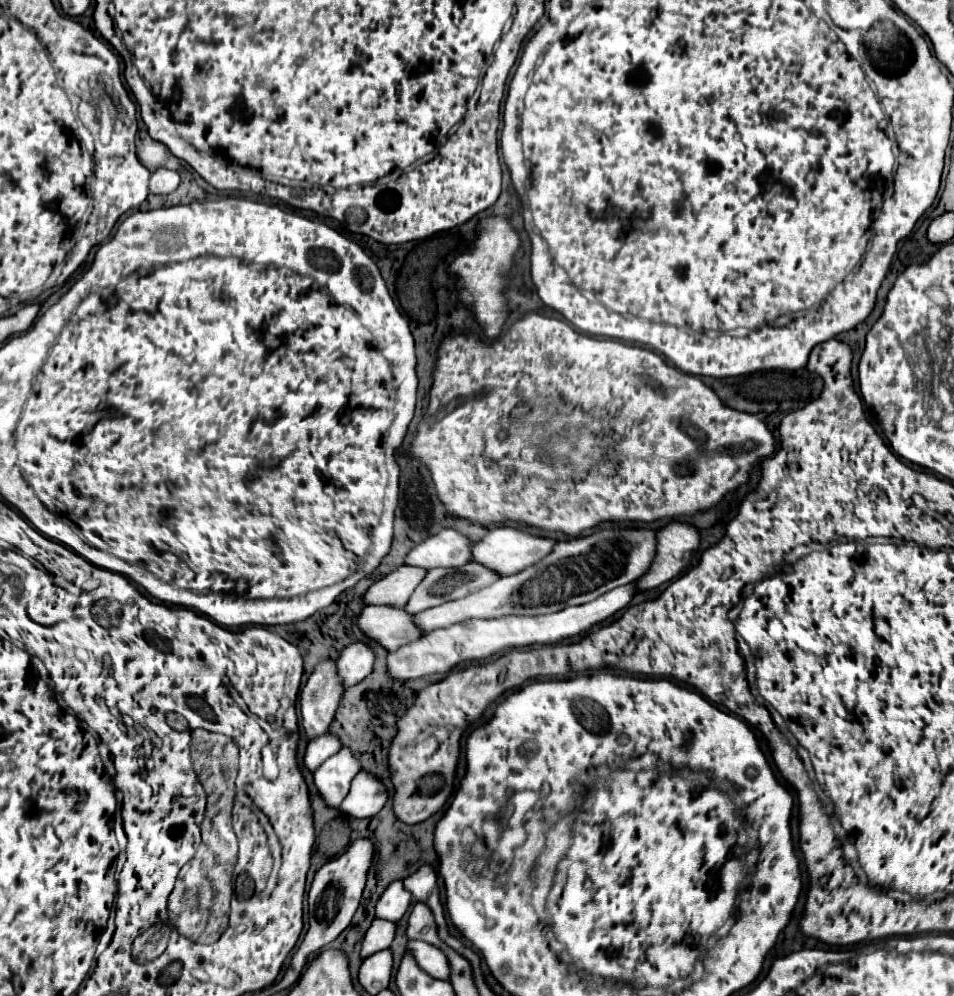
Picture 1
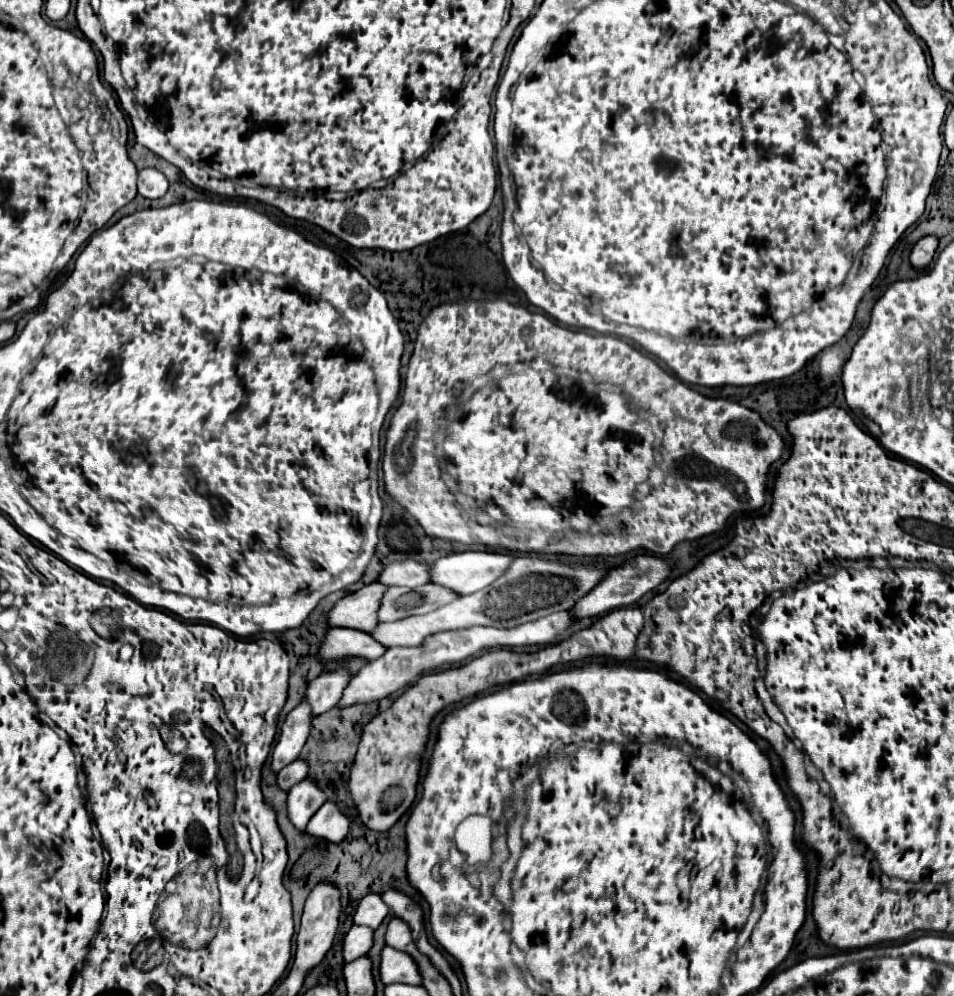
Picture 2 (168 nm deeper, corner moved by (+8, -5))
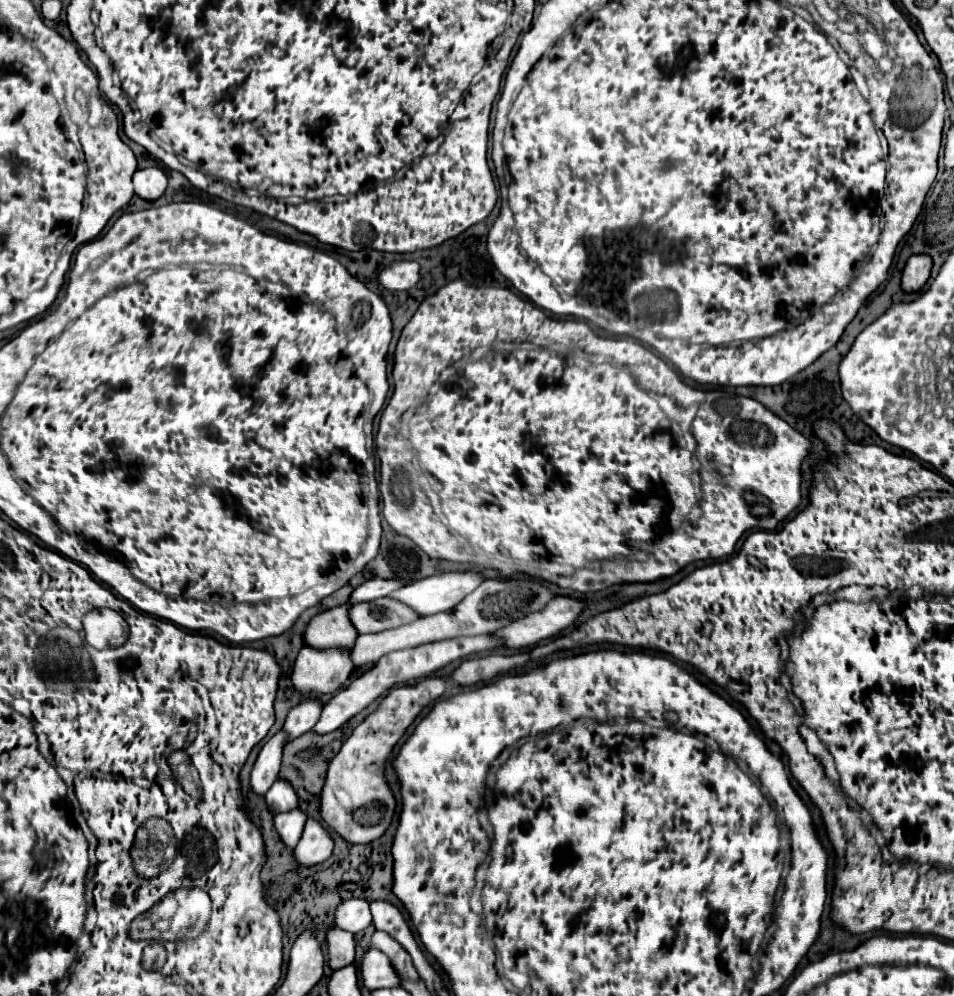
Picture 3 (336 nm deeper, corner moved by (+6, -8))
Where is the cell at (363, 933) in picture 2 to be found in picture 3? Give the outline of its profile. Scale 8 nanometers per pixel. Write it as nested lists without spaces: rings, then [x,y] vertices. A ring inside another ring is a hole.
[[[332,928],[328,932],[328,954],[330,954],[330,968],[338,970],[354,962],[356,956],[356,940],[352,932]]]

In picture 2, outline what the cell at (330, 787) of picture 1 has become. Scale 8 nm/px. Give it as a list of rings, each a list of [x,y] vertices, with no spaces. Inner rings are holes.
[[[310,779],[300,781],[288,791],[288,799],[286,799],[288,819],[292,819],[292,825],[298,831],[304,831],[310,817],[320,809],[324,801],[326,801],[326,795],[316,787],[314,781]]]

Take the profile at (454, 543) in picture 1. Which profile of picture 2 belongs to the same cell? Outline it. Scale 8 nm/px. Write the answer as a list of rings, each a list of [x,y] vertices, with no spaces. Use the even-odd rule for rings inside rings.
[[[394,561],[386,565],[376,579],[386,587],[408,587],[416,589],[418,585],[428,583],[428,565],[418,561]]]

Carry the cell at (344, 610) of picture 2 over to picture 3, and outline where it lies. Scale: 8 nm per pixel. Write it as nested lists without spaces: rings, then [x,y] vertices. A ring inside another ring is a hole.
[[[350,602],[324,610],[316,614],[304,634],[308,646],[314,648],[332,648],[332,646],[346,646],[352,648],[358,638],[358,630],[350,620]]]

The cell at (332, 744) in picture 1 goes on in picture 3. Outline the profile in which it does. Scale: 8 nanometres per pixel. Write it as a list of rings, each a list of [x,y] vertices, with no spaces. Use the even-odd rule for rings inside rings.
[[[276,780],[272,788],[266,792],[266,804],[270,804],[270,810],[276,812],[286,812],[298,804],[298,796],[288,780]]]

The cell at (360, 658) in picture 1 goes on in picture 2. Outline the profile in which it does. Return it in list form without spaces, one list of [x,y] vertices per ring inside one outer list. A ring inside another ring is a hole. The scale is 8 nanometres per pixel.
[[[344,669],[322,673],[314,681],[310,681],[304,693],[304,699],[308,701],[312,709],[312,717],[330,711],[336,705],[336,701],[340,701],[342,691],[348,685],[348,681],[350,681],[350,675]]]

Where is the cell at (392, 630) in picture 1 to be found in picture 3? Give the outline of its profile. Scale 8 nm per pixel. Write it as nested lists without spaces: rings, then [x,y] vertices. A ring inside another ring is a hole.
[[[304,646],[294,662],[292,684],[298,692],[330,694],[350,678],[352,670],[350,648],[318,650]]]

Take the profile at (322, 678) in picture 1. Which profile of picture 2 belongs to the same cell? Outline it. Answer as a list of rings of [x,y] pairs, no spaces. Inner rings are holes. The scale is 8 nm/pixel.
[[[302,701],[298,707],[294,707],[280,729],[280,737],[270,753],[270,769],[278,773],[282,767],[286,767],[290,761],[298,759],[300,749],[304,747],[304,741],[310,735],[310,707],[306,701]]]

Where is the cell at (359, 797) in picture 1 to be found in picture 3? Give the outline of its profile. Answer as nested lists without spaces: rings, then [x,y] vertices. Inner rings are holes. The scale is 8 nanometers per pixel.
[[[308,818],[304,834],[302,834],[298,846],[294,848],[298,862],[304,866],[314,866],[314,864],[330,858],[332,850],[334,850],[334,840],[332,840],[330,832],[318,820]]]

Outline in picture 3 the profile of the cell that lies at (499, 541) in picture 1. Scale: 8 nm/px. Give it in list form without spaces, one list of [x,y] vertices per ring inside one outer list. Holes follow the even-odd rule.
[[[440,572],[392,592],[390,598],[402,600],[420,616],[430,616],[454,608],[466,594],[486,580],[480,572]]]

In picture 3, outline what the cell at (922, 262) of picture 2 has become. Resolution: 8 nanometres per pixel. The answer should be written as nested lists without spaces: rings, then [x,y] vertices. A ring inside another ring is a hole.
[[[926,254],[910,256],[906,262],[906,268],[902,272],[902,288],[906,292],[922,290],[930,278],[930,270],[932,270],[932,258],[930,256],[926,256]]]

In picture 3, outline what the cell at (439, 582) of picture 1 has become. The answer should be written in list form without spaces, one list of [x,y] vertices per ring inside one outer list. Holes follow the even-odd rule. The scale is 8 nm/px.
[[[394,598],[360,602],[360,604],[354,604],[350,610],[350,620],[354,620],[358,634],[398,628],[416,618],[418,618],[418,612],[414,612],[410,606],[406,606]]]

